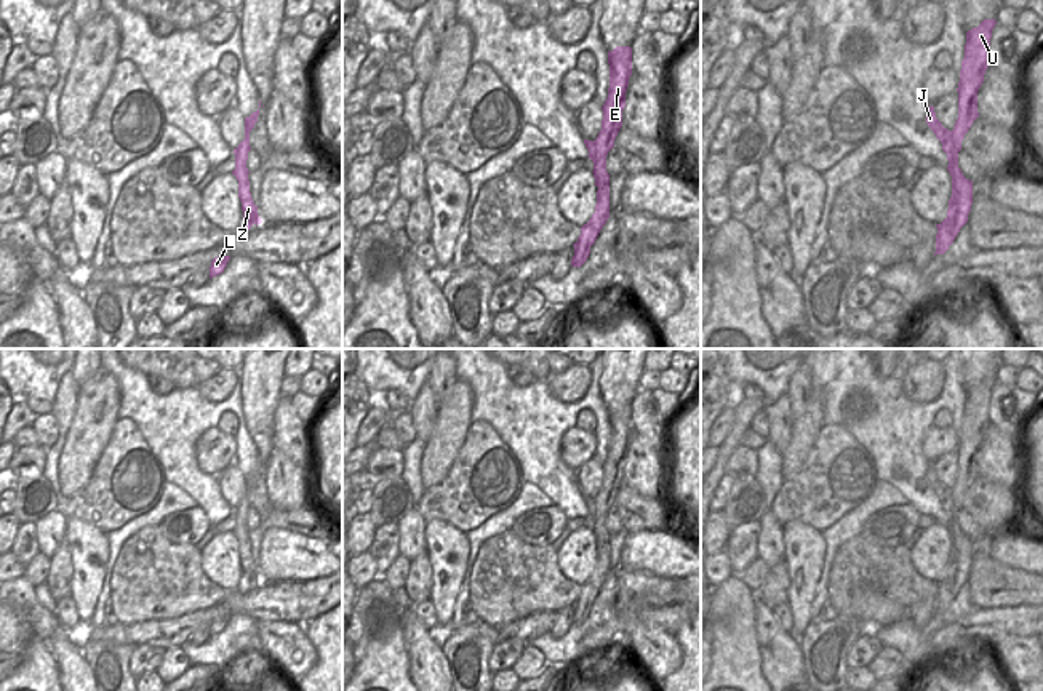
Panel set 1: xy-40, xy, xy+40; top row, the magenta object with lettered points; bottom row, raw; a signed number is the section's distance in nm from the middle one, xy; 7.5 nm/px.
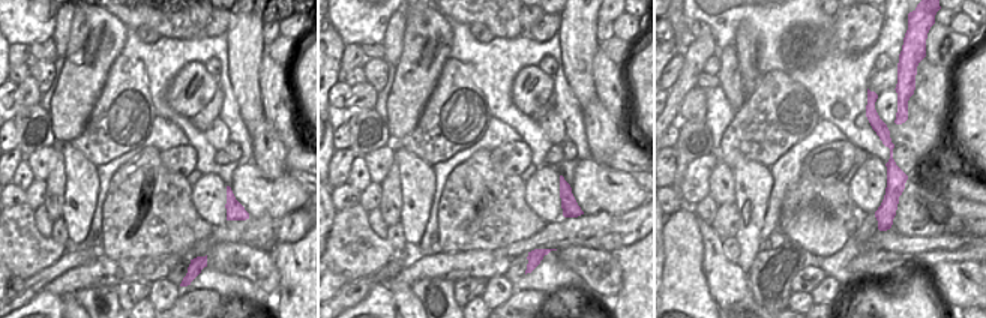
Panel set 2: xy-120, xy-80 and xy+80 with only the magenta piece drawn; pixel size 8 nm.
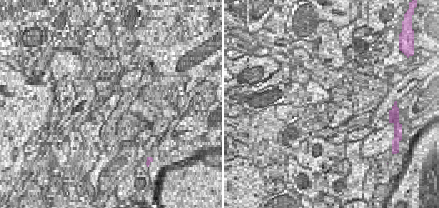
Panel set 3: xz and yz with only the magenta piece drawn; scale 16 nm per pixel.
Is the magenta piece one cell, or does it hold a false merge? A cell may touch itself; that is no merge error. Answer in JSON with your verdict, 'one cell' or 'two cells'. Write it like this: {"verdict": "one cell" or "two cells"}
{"verdict": "two cells"}

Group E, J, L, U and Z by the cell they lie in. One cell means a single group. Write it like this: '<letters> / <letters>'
E U Z / J L

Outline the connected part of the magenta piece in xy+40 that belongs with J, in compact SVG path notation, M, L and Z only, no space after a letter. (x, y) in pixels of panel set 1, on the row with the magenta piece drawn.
M933 106L928 109L926 123L941 141L942 150L947 154L947 170L952 176L952 197L949 200L947 218L941 224L936 224L936 256L949 250L960 229L968 222L973 205L973 181L966 179L958 168L958 149L953 144L953 133L944 128L936 118Z

